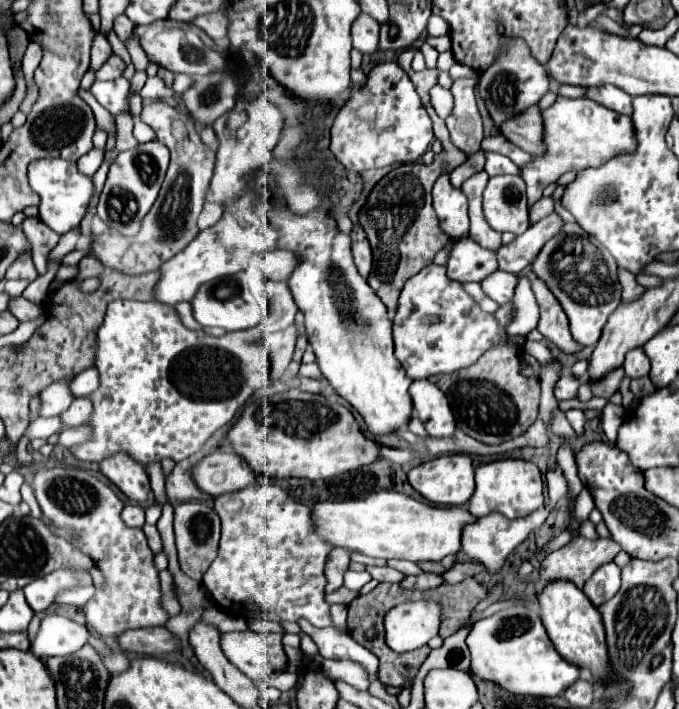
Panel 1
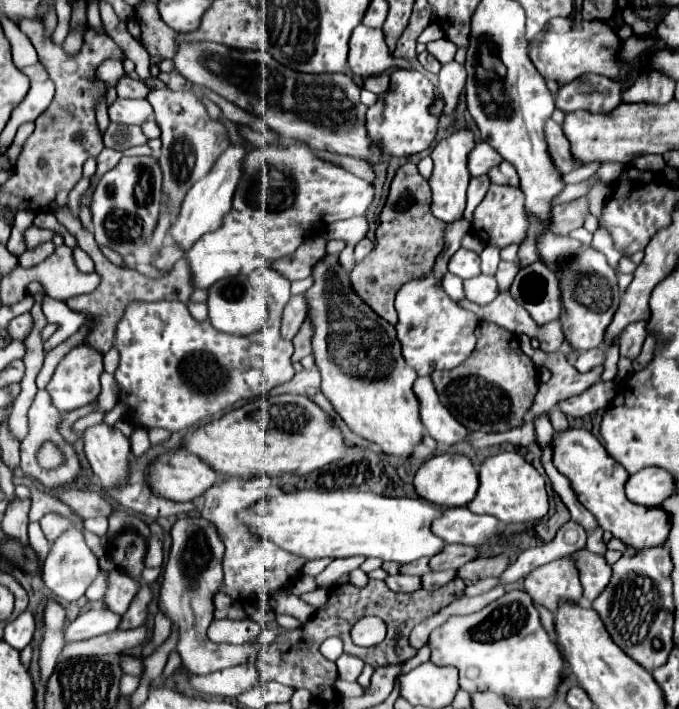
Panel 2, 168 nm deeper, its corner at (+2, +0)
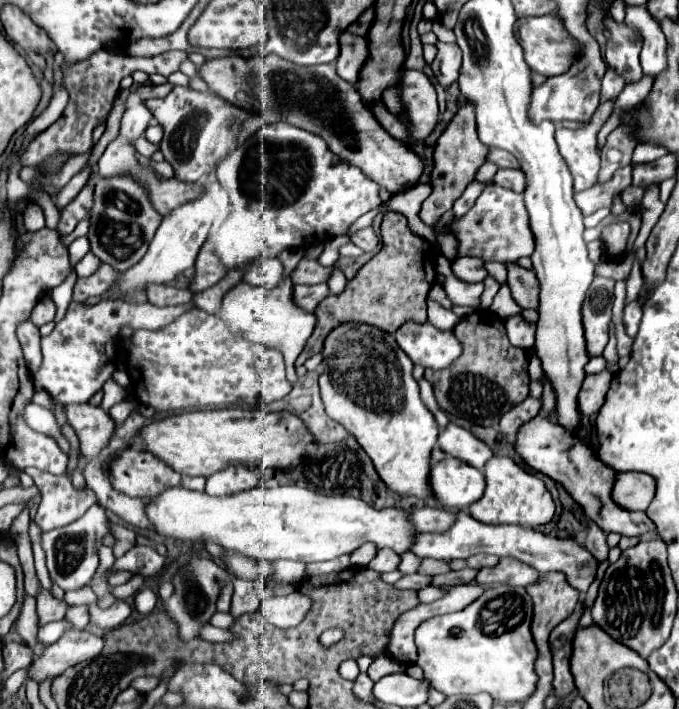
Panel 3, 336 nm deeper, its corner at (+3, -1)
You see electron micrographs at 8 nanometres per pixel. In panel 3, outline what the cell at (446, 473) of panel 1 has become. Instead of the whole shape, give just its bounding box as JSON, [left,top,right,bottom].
[431,458,485,506]

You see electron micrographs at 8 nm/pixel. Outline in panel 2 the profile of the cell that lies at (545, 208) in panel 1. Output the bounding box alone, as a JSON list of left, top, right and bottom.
[552,177,596,205]

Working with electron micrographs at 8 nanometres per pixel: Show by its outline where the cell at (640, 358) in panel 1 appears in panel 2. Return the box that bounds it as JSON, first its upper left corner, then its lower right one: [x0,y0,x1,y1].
[620,321,646,359]

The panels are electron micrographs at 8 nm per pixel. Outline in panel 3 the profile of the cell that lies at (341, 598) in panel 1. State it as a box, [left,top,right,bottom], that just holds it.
[259,592,311,628]

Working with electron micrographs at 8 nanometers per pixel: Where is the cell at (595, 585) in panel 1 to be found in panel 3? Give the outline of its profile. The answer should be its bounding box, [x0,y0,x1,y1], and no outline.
[411,512,597,592]

